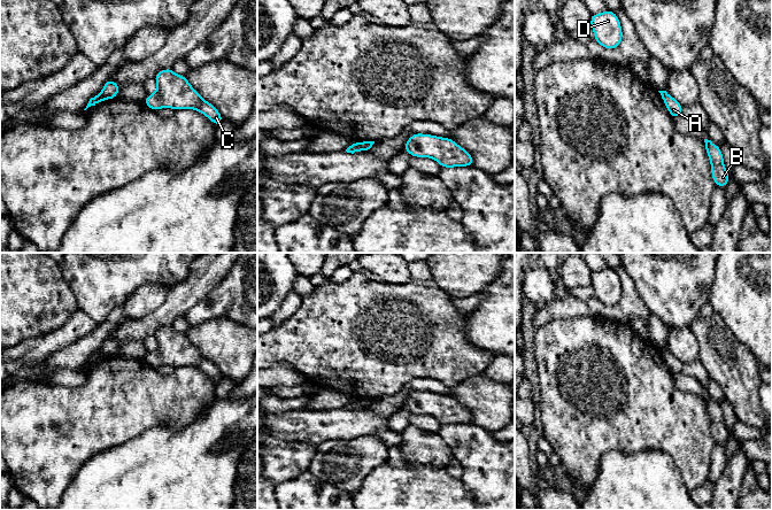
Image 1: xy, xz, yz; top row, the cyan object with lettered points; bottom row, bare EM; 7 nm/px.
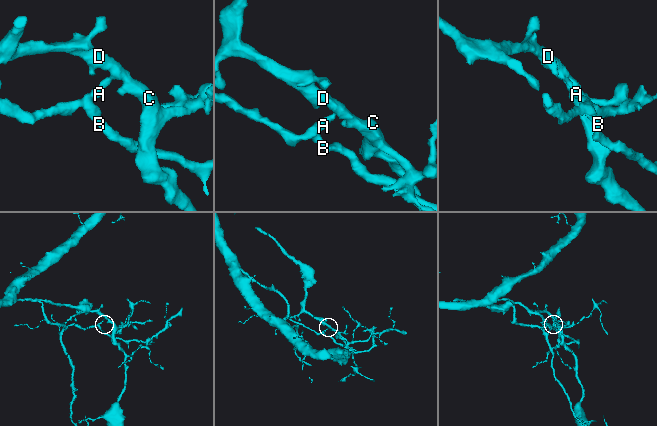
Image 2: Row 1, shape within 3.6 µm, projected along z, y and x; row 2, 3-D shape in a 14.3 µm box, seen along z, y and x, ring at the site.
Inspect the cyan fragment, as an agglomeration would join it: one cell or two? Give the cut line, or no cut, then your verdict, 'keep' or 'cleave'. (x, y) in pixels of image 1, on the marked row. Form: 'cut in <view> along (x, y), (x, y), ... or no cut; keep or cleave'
cut in xz along (359, 143), (362, 149); cleave

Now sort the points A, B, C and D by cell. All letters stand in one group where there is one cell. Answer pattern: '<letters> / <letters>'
A B / C D

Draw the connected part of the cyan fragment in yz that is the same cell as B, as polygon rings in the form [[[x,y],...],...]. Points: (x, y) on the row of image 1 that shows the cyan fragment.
[[[704,139],[708,157],[711,163],[711,175],[715,184],[719,187],[726,187],[729,180],[729,175],[724,167],[724,157],[720,147],[711,140]]]

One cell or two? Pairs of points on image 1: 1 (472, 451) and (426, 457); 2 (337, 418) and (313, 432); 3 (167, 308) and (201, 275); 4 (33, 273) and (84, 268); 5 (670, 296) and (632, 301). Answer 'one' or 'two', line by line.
1: two
2: one
3: one
4: two
5: two

